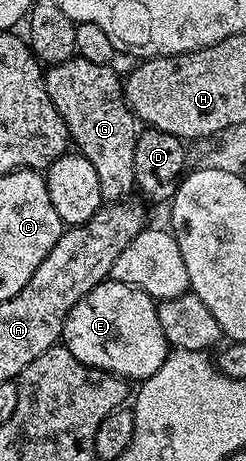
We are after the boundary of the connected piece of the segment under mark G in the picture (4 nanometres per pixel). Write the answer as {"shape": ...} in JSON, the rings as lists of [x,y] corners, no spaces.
{"shape":[[[74,55],[68,61],[50,65],[44,70],[47,95],[51,95],[51,103],[55,103],[55,111],[59,111],[76,152],[85,157],[87,163],[91,163],[91,167],[95,167],[95,175],[99,175],[101,199],[105,203],[116,203],[128,198],[129,191],[134,190],[135,143],[139,132],[139,122],[125,101],[122,74],[117,74],[113,68],[112,64],[91,63]]]}

